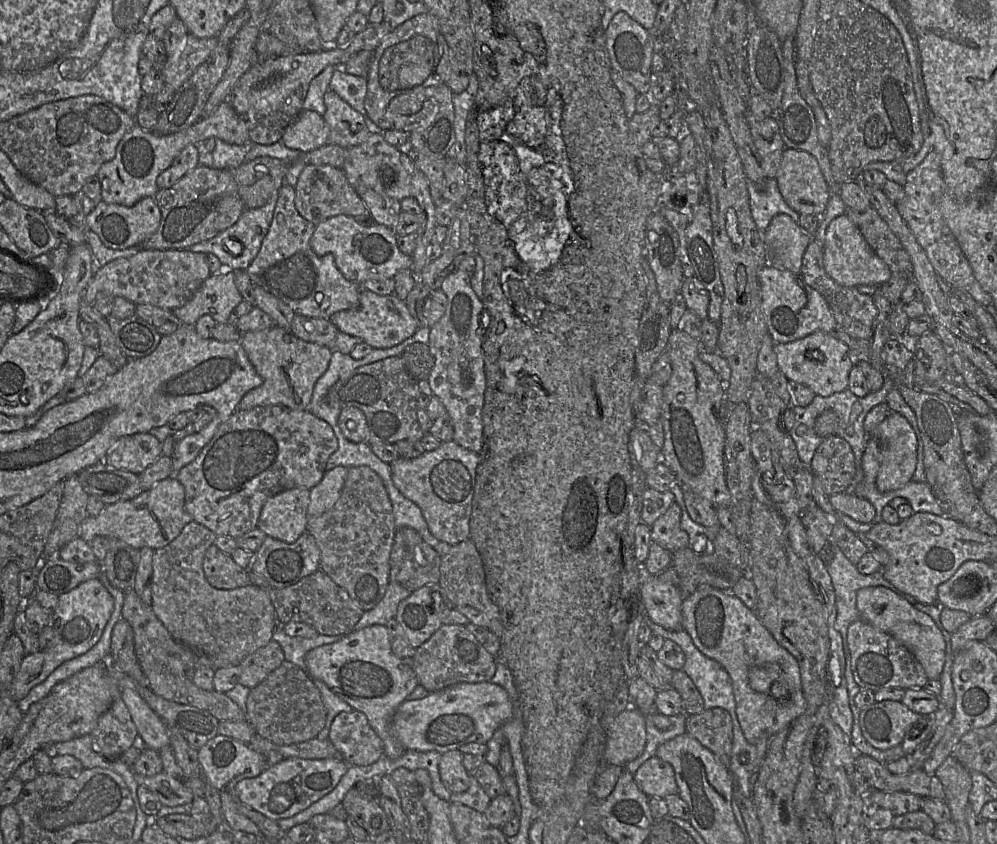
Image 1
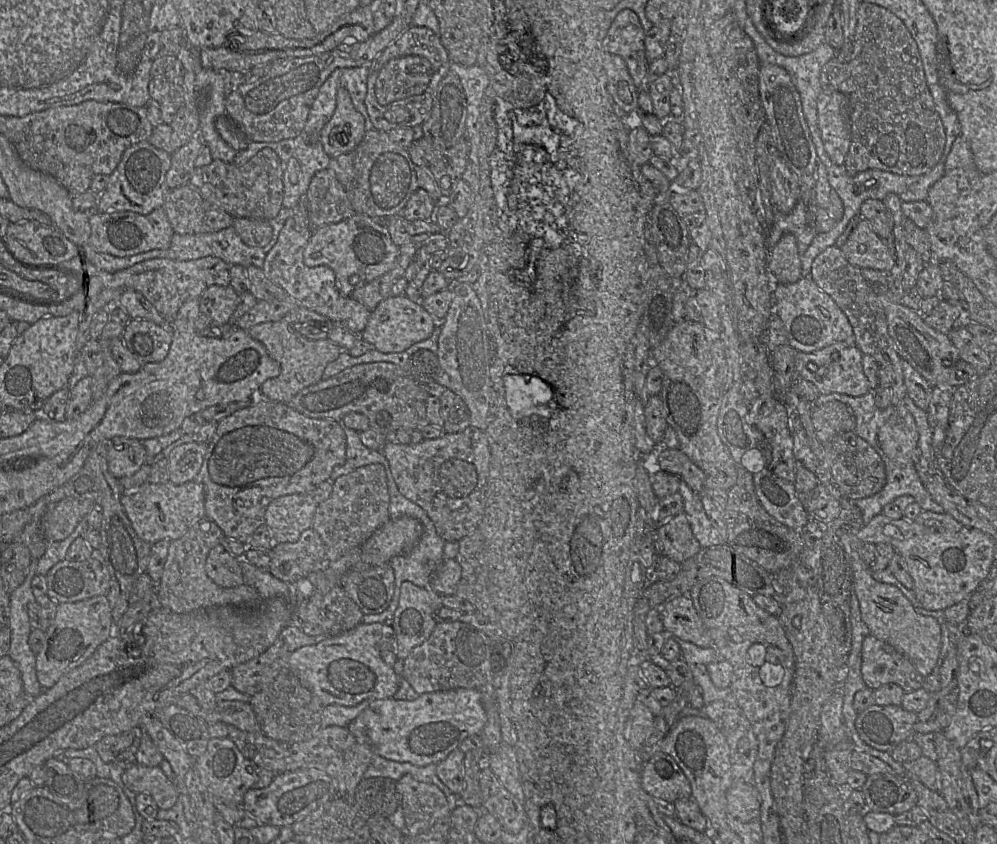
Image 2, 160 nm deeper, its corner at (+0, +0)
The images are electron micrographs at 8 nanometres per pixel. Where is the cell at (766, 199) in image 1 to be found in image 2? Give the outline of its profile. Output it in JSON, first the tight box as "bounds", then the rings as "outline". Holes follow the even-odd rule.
{"bounds":[766,198,817,256],"outline":[[[801,198],[788,214],[775,210],[774,223],[766,232],[768,250],[774,247],[785,233],[792,233],[795,236],[800,256],[804,254],[817,234],[815,215],[810,214],[807,205]]]}

